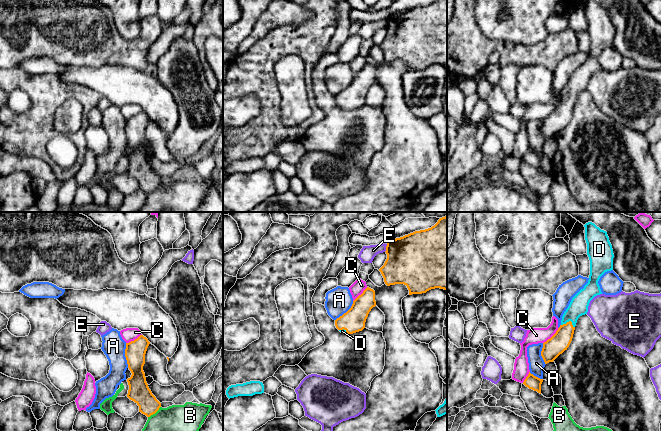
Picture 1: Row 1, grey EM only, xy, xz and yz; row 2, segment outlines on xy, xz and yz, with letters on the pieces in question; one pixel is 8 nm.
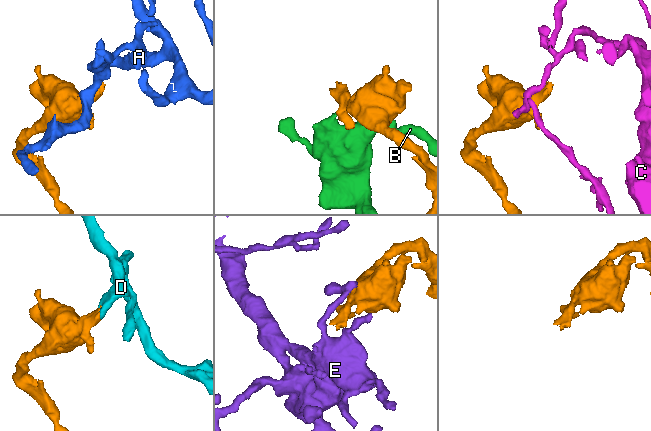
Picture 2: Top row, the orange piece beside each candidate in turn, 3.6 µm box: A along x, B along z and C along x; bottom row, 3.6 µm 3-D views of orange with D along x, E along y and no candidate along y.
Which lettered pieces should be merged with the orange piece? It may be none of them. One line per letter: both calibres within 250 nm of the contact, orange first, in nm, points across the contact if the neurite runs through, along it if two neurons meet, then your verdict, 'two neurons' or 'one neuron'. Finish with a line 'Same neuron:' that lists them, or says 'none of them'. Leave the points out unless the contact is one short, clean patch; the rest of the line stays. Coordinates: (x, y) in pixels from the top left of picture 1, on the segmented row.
A: 170 nm thick on the orange side, 190 nm on the other; two neurons
B: 170 nm thick on the orange side, 200 nm on the other; two neurons
C: 160 nm thick on the orange side, 130 nm on the other; two neurons
D: 160 nm thick on the orange side, 150 nm on the other; runs through yz (559, 342), (564, 335), (569, 321), (571, 314), (578, 306); one neuron
E: 420 nm thick on the orange side, 120 nm on the other; two neurons
Same neuron: D

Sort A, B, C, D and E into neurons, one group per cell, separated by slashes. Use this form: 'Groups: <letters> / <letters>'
Groups: A / B / C / D / E

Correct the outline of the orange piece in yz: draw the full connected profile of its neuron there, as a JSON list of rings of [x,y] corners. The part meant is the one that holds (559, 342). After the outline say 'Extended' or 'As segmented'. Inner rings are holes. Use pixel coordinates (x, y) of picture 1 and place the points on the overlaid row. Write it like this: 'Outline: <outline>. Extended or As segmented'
Outline: [[[588,222],[585,227],[587,255],[590,260],[588,283],[571,300],[564,312],[561,325],[556,333],[543,343],[541,356],[545,364],[553,362],[569,347],[577,320],[587,314],[590,301],[602,294],[598,281],[607,271],[613,270],[613,249],[607,232],[594,223]]]. Extended

